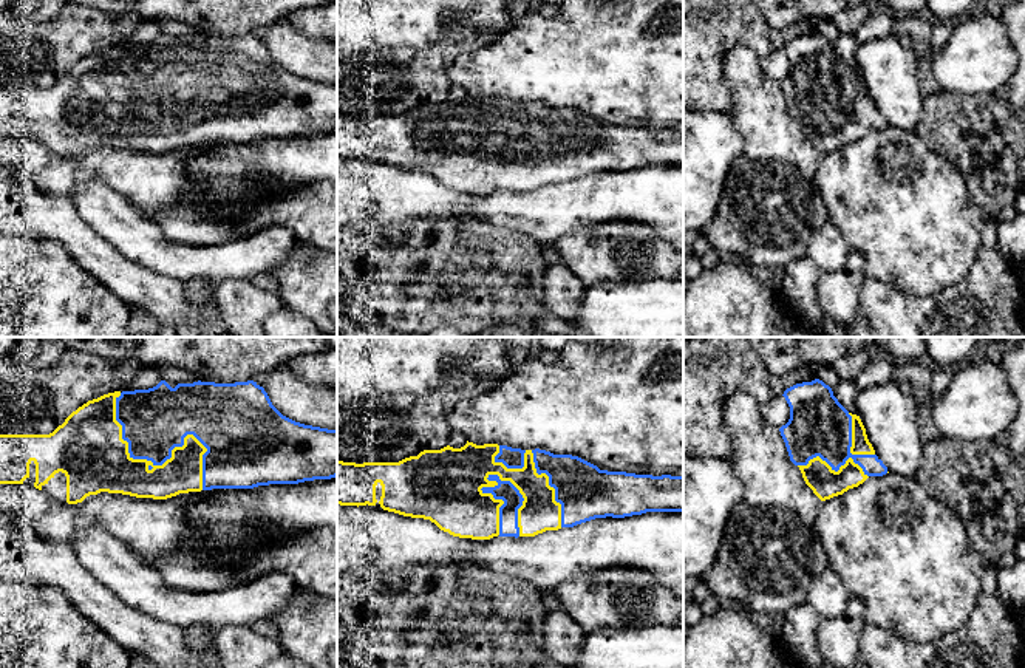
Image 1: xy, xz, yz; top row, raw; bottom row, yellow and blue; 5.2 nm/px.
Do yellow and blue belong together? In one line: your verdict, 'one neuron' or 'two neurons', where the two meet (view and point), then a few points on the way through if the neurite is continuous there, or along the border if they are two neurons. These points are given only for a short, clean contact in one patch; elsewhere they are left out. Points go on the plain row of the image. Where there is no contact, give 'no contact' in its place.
one neuron | xy (163, 118)

